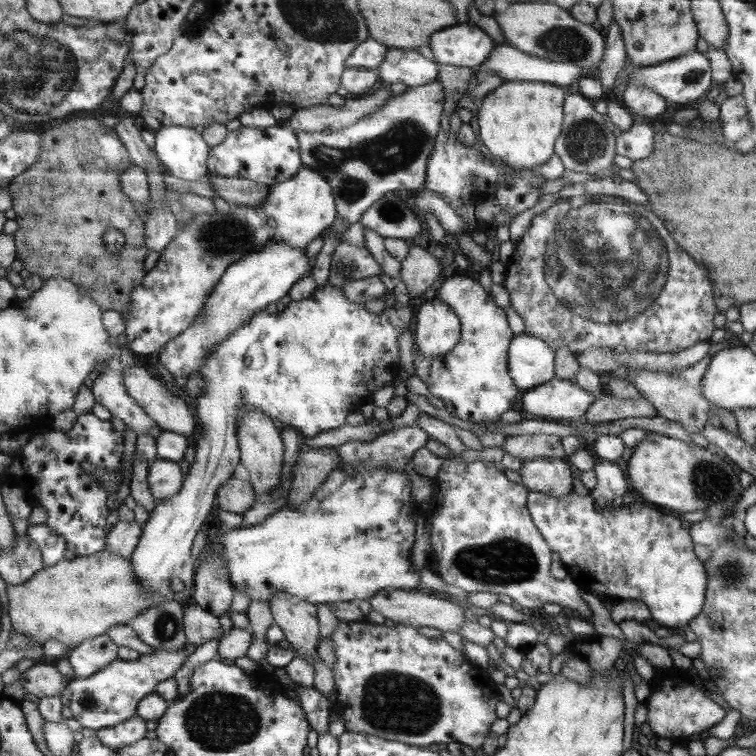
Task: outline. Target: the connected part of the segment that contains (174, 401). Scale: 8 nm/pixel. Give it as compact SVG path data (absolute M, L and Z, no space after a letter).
M135 364L126 367L125 386L162 429L185 435L189 439L196 434L194 416L190 414L188 404L162 388L162 384L152 378L146 368Z

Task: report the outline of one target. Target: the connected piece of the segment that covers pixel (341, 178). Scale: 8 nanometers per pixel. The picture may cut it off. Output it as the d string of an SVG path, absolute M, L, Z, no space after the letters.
M438 78L400 95L392 93L384 106L349 128L327 133L297 132L302 166L325 175L336 195L337 216L344 222L351 225L360 221L365 210L386 192L418 190L426 182L429 158L440 133L440 90L445 92Z

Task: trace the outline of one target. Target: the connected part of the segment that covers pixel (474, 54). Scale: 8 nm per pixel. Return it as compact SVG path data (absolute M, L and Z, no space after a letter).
M472 23L442 30L430 38L424 52L441 66L478 68L494 51L496 43L484 30Z

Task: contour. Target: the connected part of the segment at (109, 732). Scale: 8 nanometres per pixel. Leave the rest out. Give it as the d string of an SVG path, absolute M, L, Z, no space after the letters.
M136 714L120 725L100 729L96 732L96 736L110 749L122 749L146 738L146 722Z

